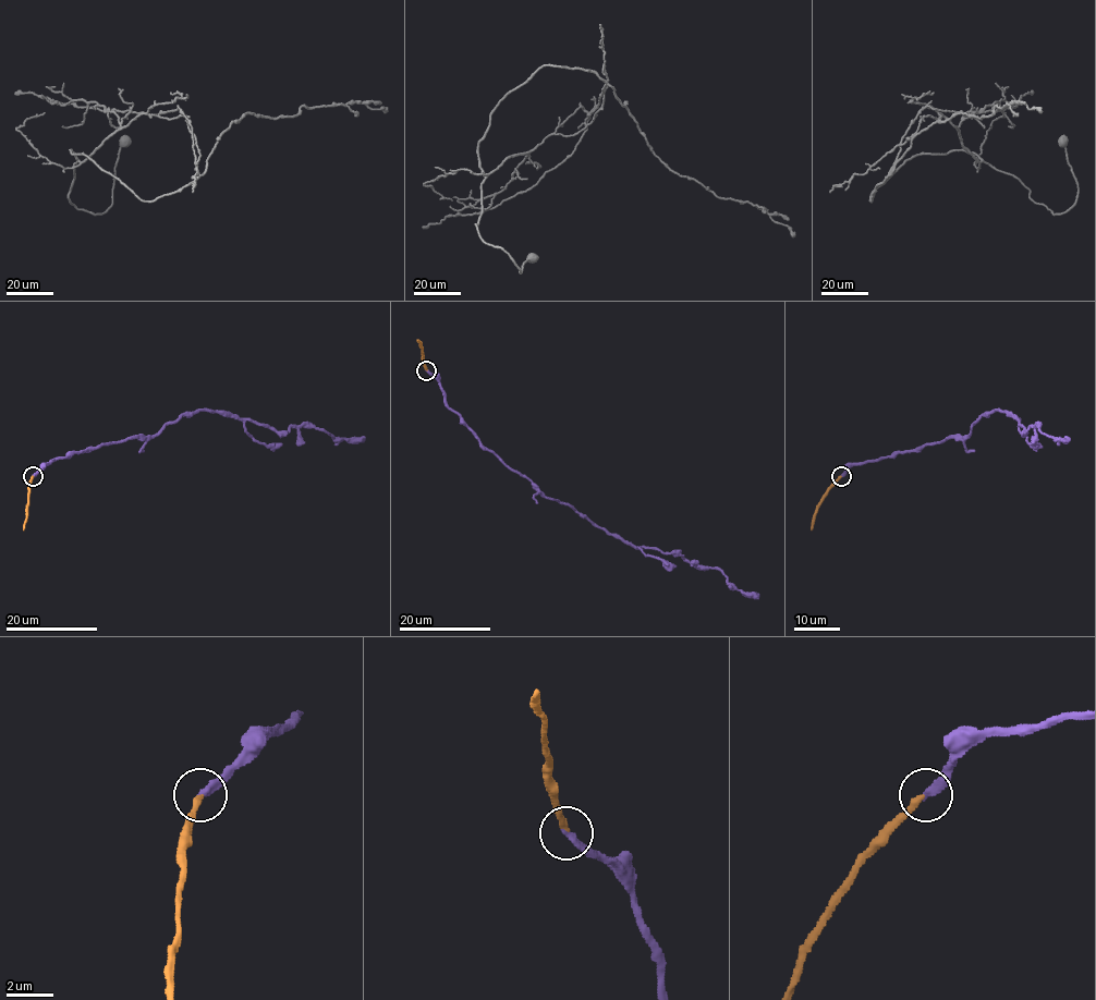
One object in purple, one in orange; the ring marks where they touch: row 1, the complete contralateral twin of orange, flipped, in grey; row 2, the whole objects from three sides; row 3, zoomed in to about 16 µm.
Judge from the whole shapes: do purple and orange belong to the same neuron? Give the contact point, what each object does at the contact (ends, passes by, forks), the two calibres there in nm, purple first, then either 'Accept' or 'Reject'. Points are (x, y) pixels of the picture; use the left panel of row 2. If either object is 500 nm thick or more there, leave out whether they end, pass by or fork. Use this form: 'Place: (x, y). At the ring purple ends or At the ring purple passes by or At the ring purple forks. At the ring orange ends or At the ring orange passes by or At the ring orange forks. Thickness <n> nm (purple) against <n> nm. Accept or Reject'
Place: (33, 476). At the ring purple ends. At the ring orange ends. Thickness 320 nm (purple) against 280 nm. Accept

